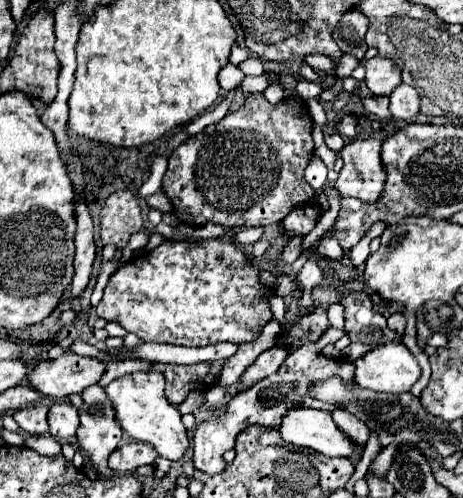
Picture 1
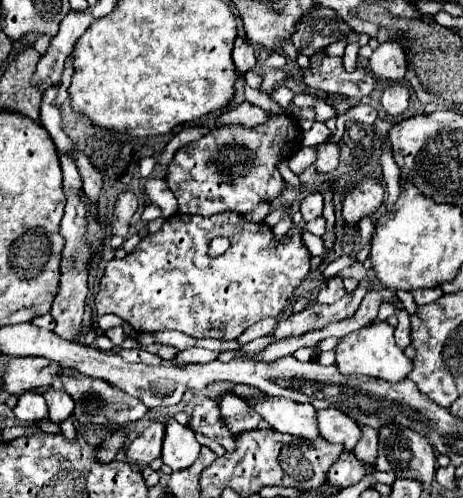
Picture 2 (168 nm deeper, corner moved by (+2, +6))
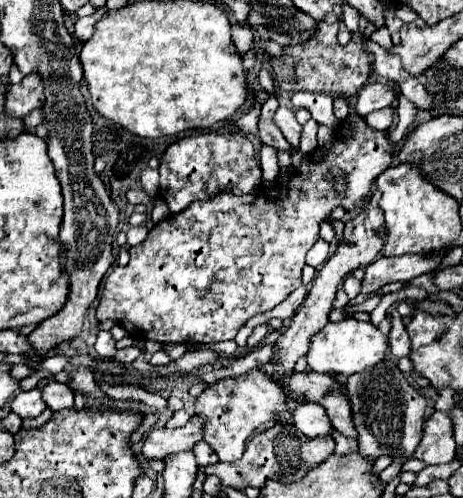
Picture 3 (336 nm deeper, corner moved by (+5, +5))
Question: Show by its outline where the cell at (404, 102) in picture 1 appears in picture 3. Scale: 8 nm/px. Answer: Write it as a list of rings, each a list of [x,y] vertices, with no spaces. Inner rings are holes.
[[[380,82],[374,84],[366,84],[360,94],[358,94],[358,102],[356,102],[356,110],[360,116],[370,114],[372,110],[382,110],[382,108],[390,108],[392,102],[396,98],[396,92]]]

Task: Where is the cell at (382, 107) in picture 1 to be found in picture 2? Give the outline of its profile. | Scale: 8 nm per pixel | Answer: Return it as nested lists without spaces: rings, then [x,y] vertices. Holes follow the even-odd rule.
[[[325,51],[313,53],[309,61],[311,65],[303,69],[303,83],[309,89],[321,93],[339,93],[355,99],[361,99],[375,89],[375,79],[361,65],[357,65],[353,73],[347,73],[343,67],[343,59],[329,57]]]

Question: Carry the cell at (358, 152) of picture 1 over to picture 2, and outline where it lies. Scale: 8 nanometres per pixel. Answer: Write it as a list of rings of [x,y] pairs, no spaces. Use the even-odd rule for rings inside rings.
[[[363,179],[355,191],[349,191],[343,201],[343,219],[347,225],[357,227],[363,217],[371,217],[379,211],[385,199],[385,189],[377,179]]]

